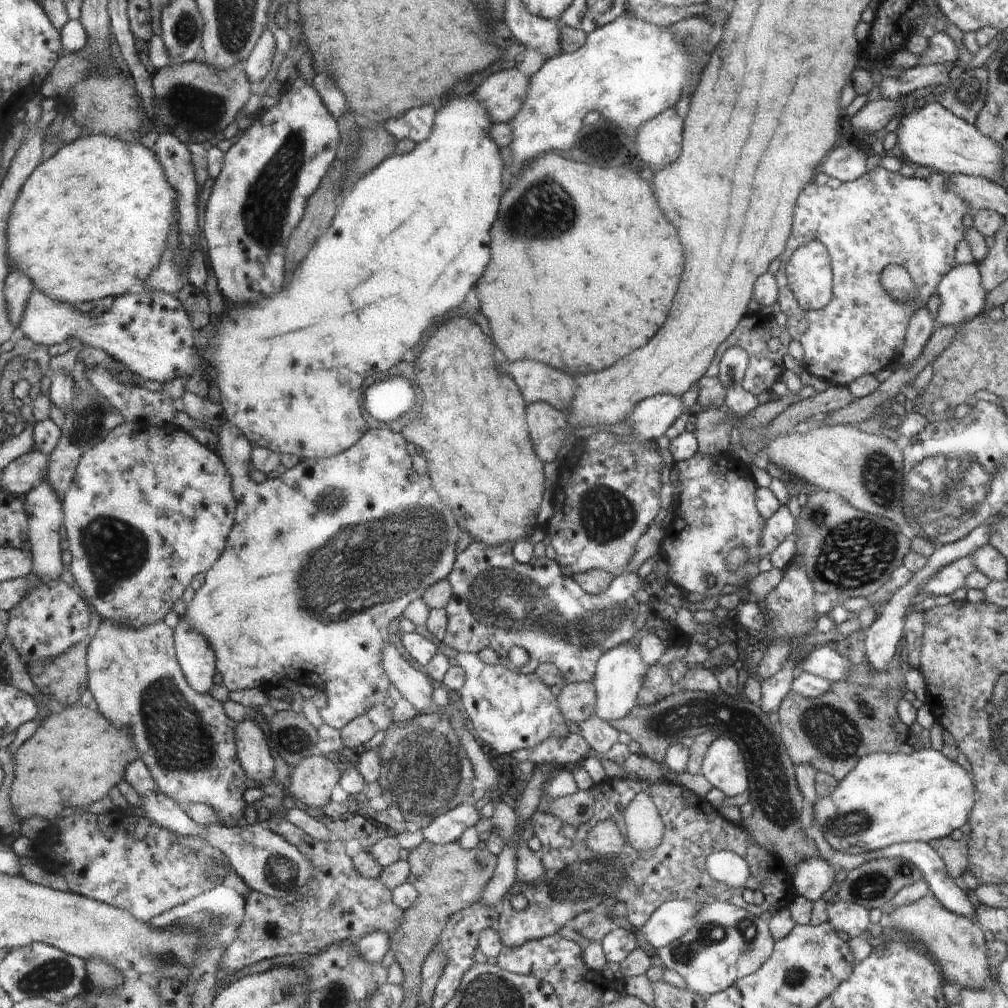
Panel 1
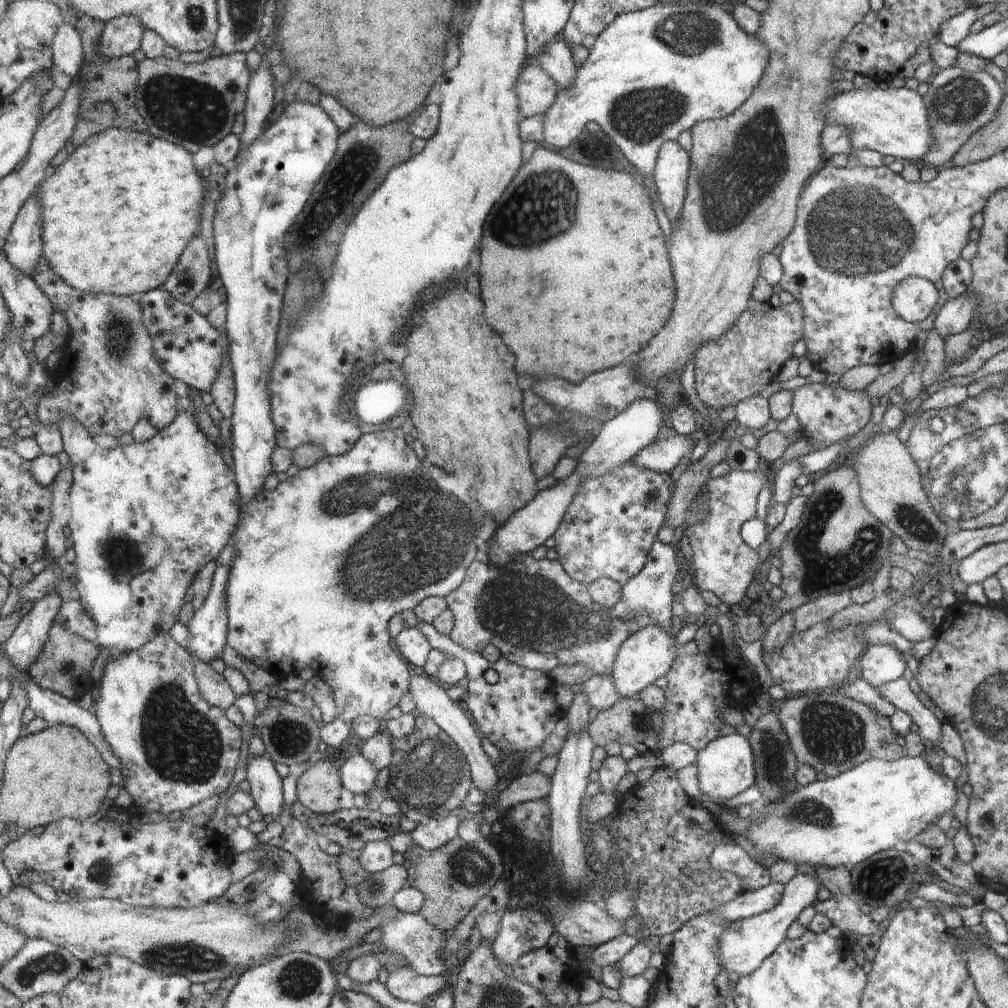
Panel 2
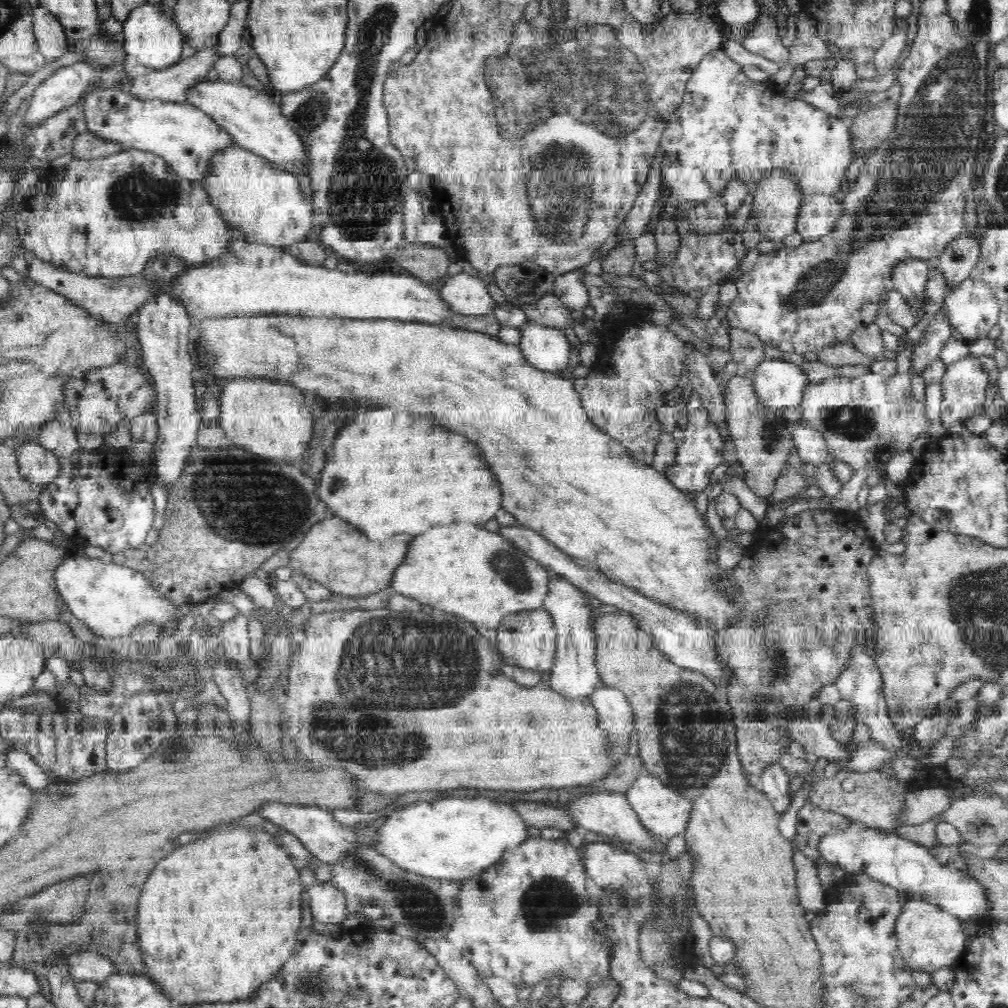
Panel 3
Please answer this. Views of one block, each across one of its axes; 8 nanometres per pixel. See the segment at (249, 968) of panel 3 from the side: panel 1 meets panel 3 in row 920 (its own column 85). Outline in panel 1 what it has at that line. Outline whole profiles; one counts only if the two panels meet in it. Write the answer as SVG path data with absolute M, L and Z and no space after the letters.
M94 135L75 140L74 144L62 148L54 158L44 161L36 172L28 179L26 186L20 193L11 214L9 228L9 255L13 271L26 271L33 278L42 292L54 300L70 303L95 302L113 296L115 298L126 295L126 292L143 289L149 276L160 268L163 256L173 244L173 236L177 234L179 224L179 192L170 178L161 154L156 148L146 147L141 141L129 143L108 135Z

